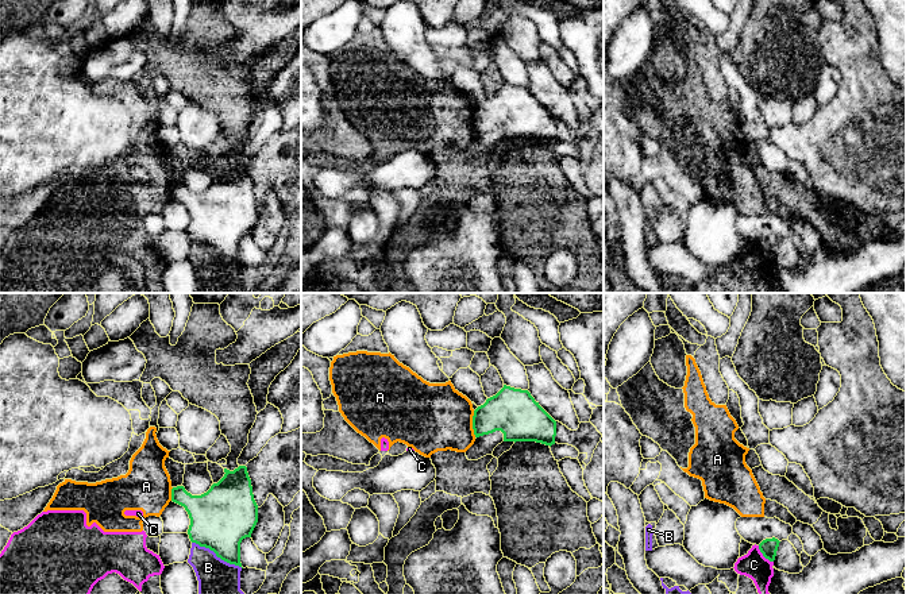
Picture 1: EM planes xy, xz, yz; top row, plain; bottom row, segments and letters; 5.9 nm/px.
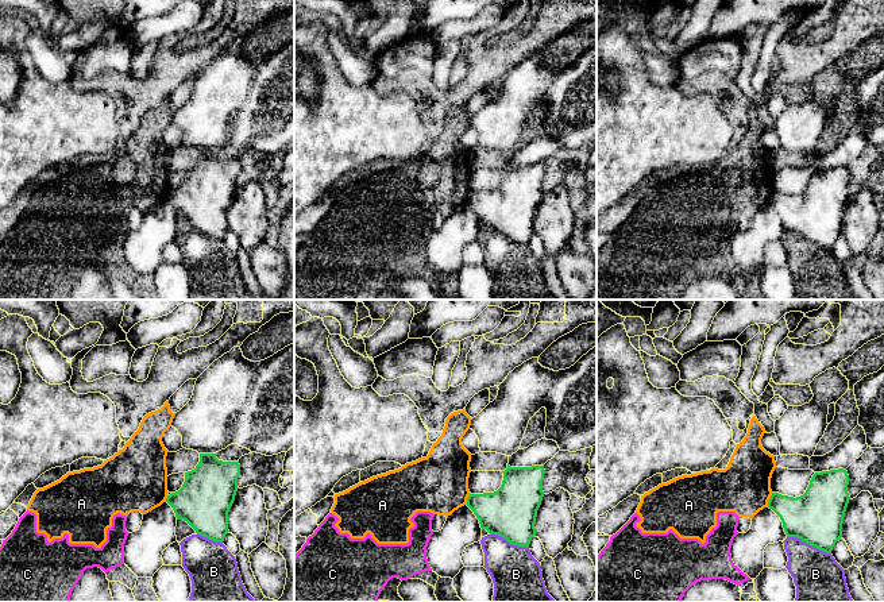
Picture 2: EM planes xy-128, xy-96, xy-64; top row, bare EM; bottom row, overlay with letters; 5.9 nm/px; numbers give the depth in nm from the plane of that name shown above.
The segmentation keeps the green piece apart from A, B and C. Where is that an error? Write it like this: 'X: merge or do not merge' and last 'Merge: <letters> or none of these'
A: do not merge
B: do not merge
C: do not merge
Merge: none of these

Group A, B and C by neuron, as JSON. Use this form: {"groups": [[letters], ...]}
{"groups": [["A", "B", "C"]]}

